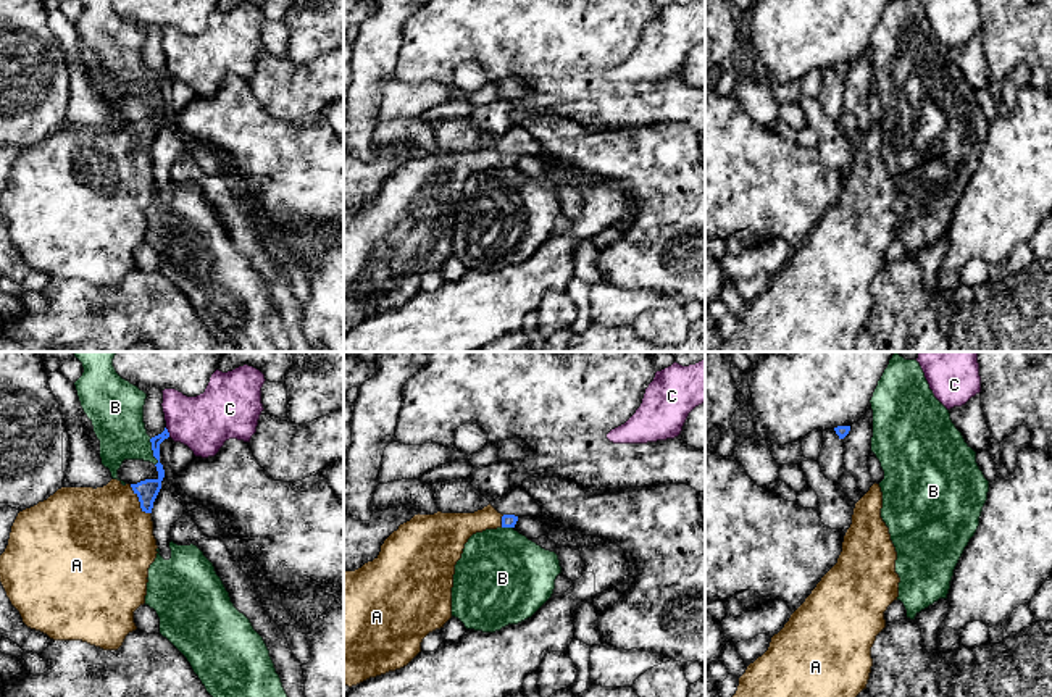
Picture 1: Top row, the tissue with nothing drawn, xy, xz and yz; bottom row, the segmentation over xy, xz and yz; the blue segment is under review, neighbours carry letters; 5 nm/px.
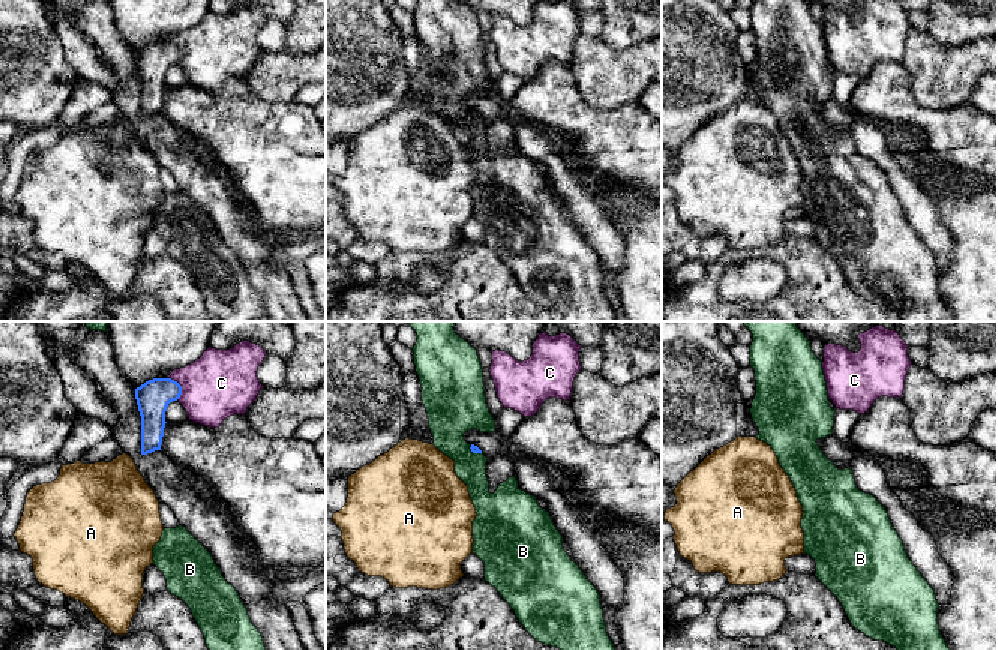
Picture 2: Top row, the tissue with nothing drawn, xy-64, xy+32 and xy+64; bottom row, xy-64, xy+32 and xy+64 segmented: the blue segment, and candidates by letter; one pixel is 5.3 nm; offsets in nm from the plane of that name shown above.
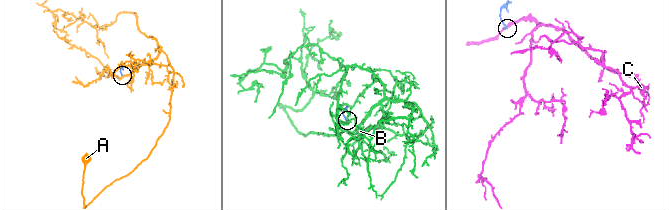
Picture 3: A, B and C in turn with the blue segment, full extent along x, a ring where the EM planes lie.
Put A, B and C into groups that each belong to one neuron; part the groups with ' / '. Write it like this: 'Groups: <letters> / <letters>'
Groups: A / B / C

